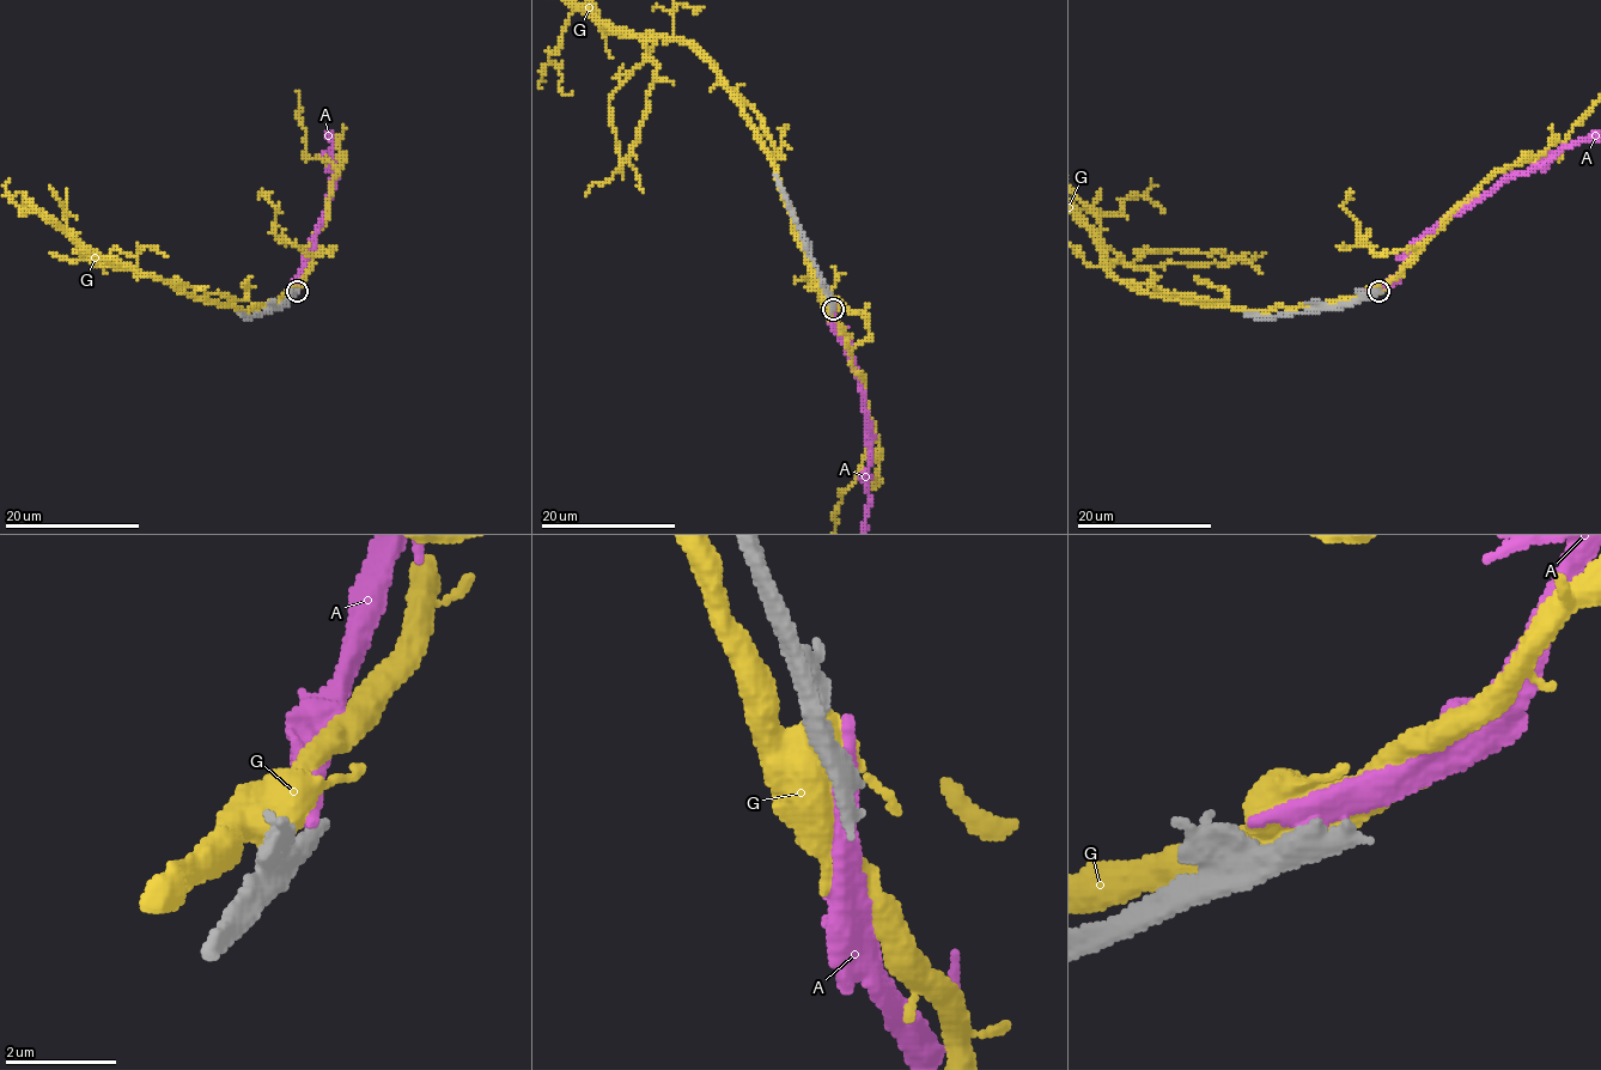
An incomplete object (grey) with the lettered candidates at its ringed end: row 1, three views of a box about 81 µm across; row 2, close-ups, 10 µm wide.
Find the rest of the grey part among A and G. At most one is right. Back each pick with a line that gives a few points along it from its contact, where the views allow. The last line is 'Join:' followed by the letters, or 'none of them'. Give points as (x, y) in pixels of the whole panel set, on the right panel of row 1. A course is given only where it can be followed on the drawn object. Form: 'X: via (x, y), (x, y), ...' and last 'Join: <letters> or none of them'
Join: none of them

